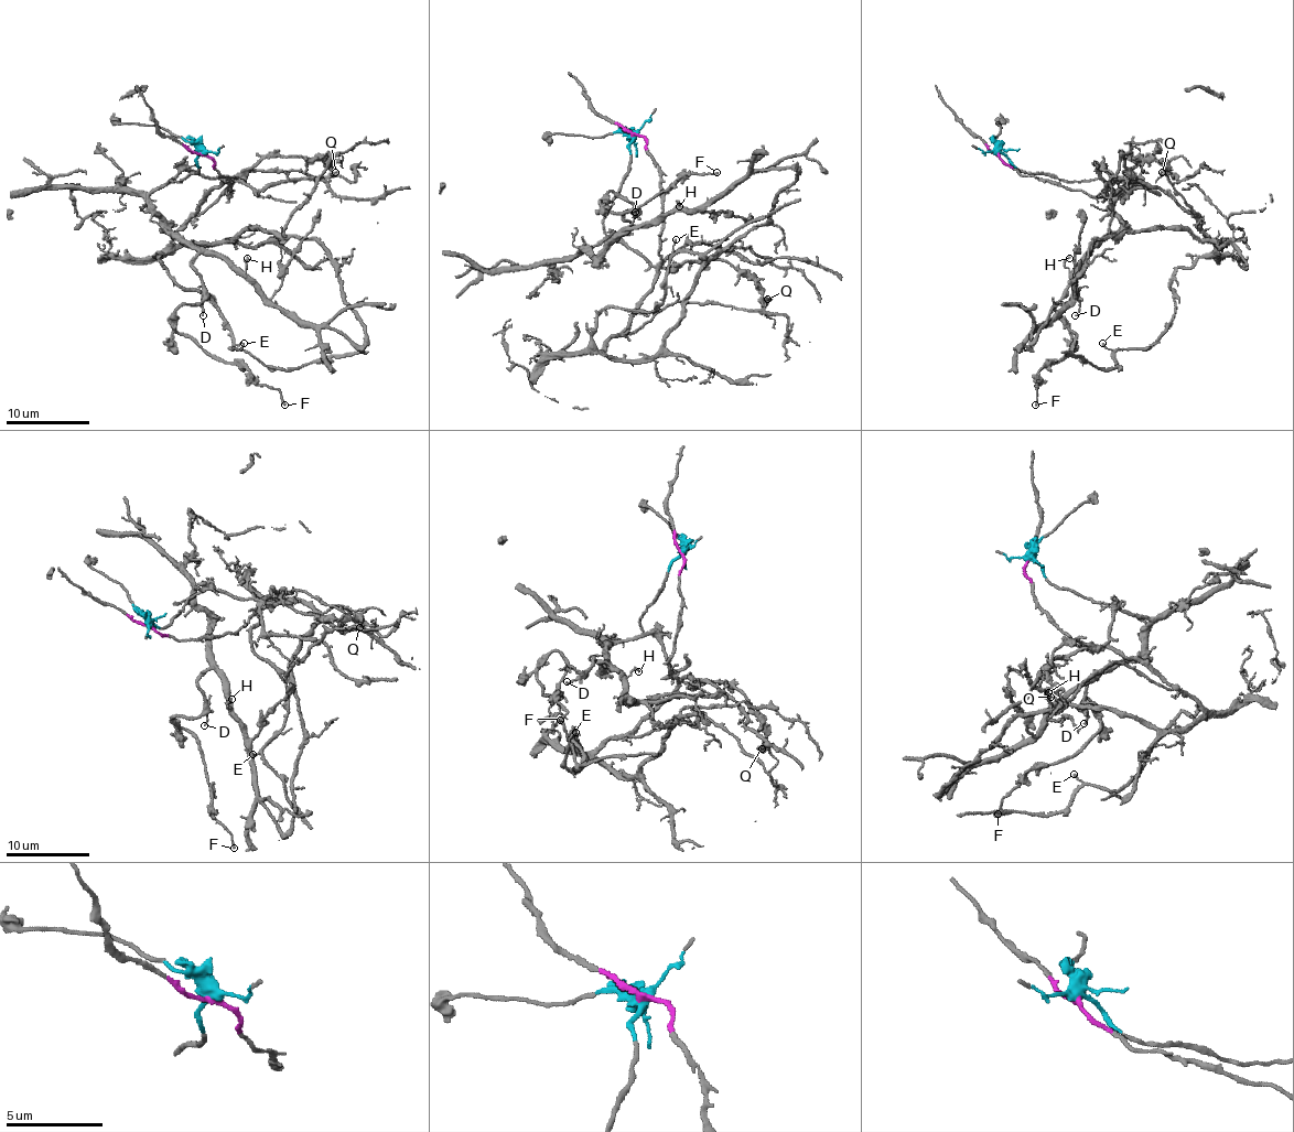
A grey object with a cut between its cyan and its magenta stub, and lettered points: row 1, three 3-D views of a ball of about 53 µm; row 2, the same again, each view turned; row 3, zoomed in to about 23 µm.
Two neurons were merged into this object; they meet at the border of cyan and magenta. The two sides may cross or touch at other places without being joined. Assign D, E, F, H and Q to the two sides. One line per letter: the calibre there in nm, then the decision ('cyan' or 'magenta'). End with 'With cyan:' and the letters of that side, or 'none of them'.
D: 150 nm thick; cyan
E: 150 nm thick; magenta
F: 180 nm thick; cyan
H: 110 nm thick; cyan
Q: 120 nm thick; magenta
With cyan: D, F, H

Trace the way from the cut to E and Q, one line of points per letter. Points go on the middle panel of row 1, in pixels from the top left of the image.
E: (634, 135), (655, 159), (657, 278), (638, 312), (599, 352), (592, 331), (601, 312), (655, 308), (676, 238)
Q: (634, 135), (655, 159), (661, 247), (657, 278), (631, 320), (632, 331), (678, 301), (759, 310), (768, 299)

